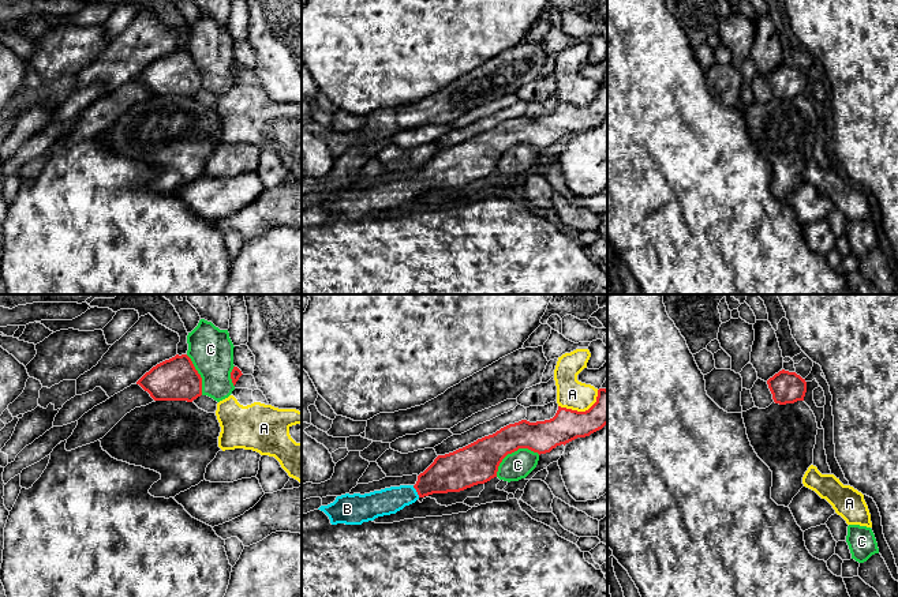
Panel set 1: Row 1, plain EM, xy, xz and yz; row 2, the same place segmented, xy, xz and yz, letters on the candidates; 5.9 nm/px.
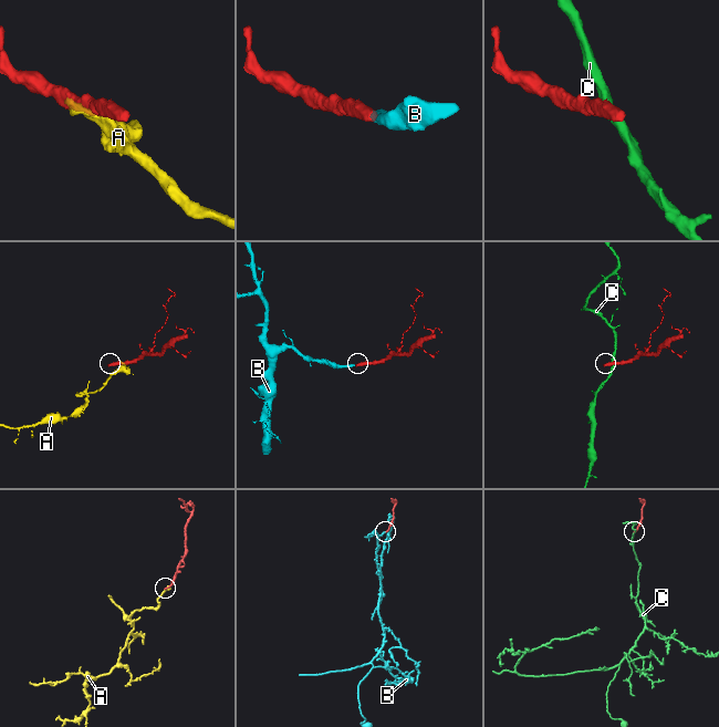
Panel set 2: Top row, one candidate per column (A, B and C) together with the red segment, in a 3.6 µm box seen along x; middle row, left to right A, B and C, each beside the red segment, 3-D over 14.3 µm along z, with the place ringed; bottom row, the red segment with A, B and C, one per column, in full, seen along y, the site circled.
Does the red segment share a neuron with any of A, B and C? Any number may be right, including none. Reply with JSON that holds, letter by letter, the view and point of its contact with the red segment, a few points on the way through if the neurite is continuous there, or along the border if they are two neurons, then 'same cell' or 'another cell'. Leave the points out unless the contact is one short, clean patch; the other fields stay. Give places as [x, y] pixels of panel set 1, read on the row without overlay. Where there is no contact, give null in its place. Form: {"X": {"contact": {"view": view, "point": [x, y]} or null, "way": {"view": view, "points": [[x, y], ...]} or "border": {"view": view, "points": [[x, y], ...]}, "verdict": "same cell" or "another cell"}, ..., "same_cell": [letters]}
{"A": {"contact": {"view": "xz", "point": [582, 106]}, "border": {"view": "xz", "points": [[598, 85], [597, 94], [584, 105], [558, 101]]}, "verdict": "another cell"}, "B": {"contact": {"view": "xz", "point": [416, 186]}, "way": {"view": "xz", "points": [[453, 166], [431, 175], [416, 186], [389, 195]]}, "verdict": "same cell"}, "C": {"contact": {"view": "xz", "point": [512, 146]}, "border": {"view": "xz", "points": [[539, 149], [527, 143], [517, 143], [502, 154], [496, 171]]}, "verdict": "another cell"}, "same_cell": ["B"]}

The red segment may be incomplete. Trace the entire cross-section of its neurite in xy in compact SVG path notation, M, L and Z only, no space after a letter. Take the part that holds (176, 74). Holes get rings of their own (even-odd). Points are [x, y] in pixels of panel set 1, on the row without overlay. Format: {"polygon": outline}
{"polygon": "M187 49L157 59L136 79L154 95L192 97L202 90L202 72Z"}

